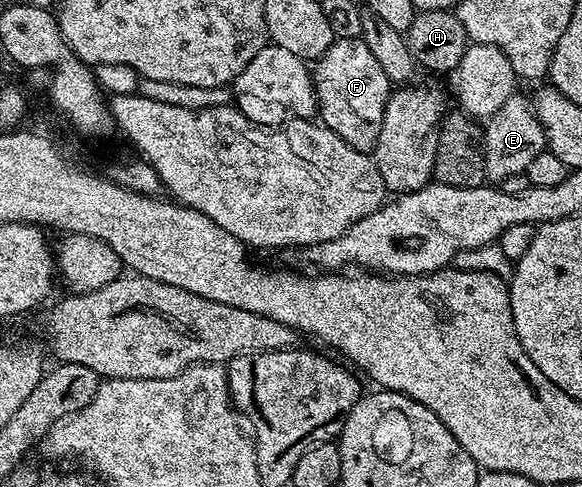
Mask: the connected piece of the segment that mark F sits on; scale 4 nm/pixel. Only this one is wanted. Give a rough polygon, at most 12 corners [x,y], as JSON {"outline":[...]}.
{"outline":[[357,36],[312,69],[317,116],[370,153],[392,83]]}

